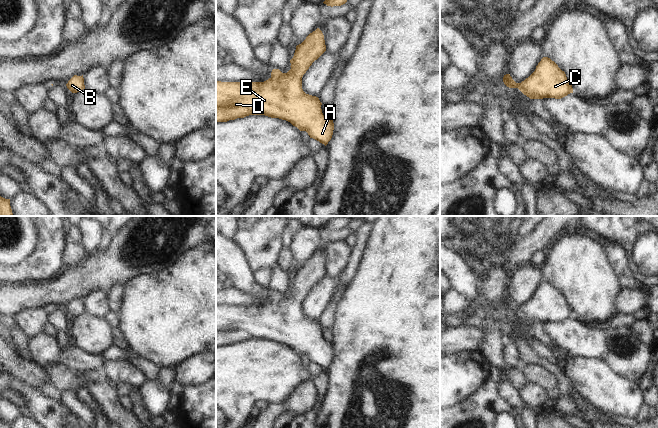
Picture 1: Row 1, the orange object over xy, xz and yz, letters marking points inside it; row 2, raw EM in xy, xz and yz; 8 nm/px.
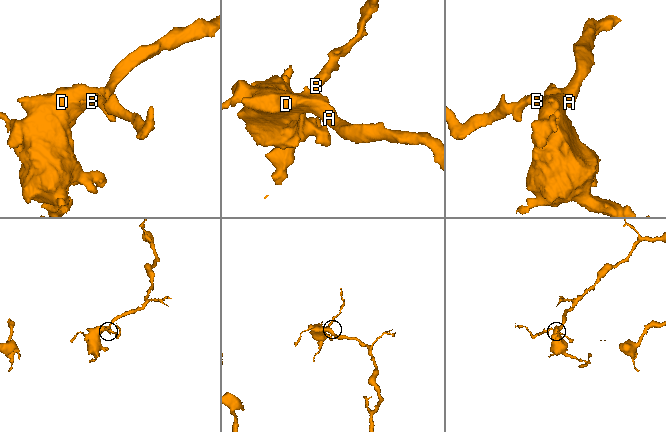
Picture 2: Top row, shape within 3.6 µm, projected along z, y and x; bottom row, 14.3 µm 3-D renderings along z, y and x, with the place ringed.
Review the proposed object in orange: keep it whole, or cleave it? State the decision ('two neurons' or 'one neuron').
one neuron

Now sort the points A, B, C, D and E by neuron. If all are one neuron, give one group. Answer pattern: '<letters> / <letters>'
A B C D E

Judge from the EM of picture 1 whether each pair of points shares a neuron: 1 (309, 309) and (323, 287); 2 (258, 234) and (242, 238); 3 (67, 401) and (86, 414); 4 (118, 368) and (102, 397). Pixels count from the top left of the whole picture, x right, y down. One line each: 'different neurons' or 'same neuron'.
1: same neuron
2: same neuron
3: same neuron
4: different neurons

